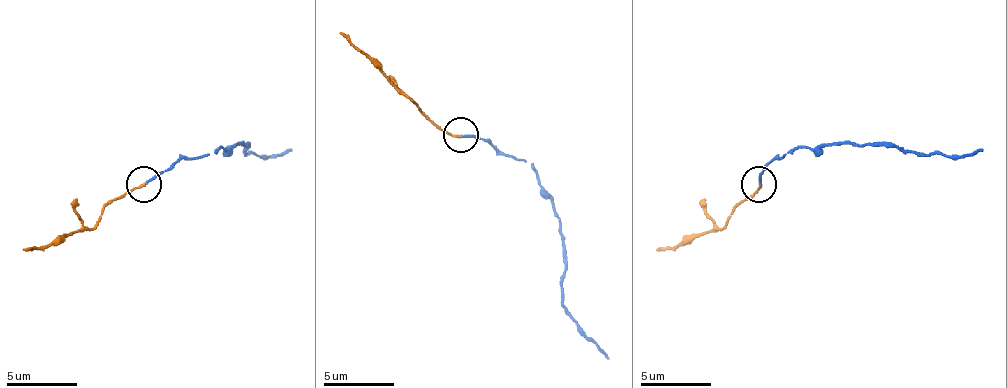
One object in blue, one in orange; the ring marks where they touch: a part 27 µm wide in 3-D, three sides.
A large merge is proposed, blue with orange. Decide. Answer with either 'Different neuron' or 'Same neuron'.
Same neuron

